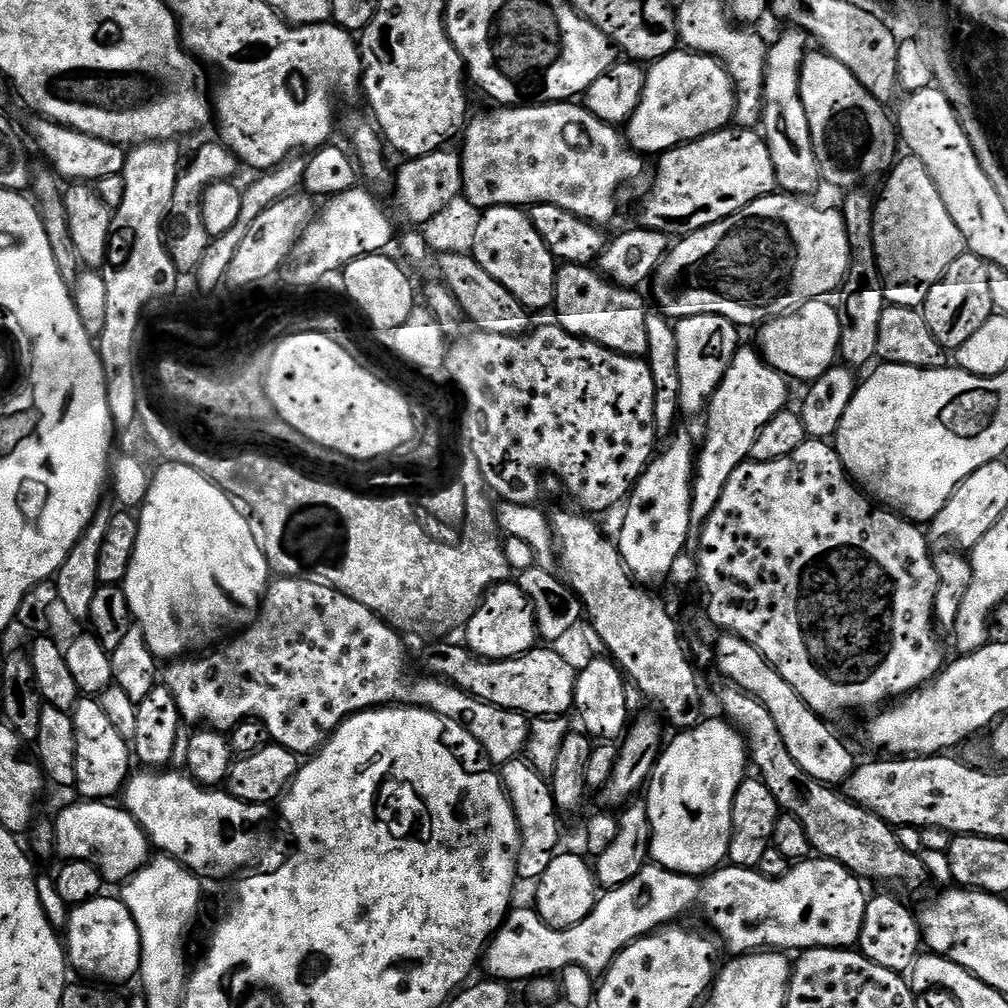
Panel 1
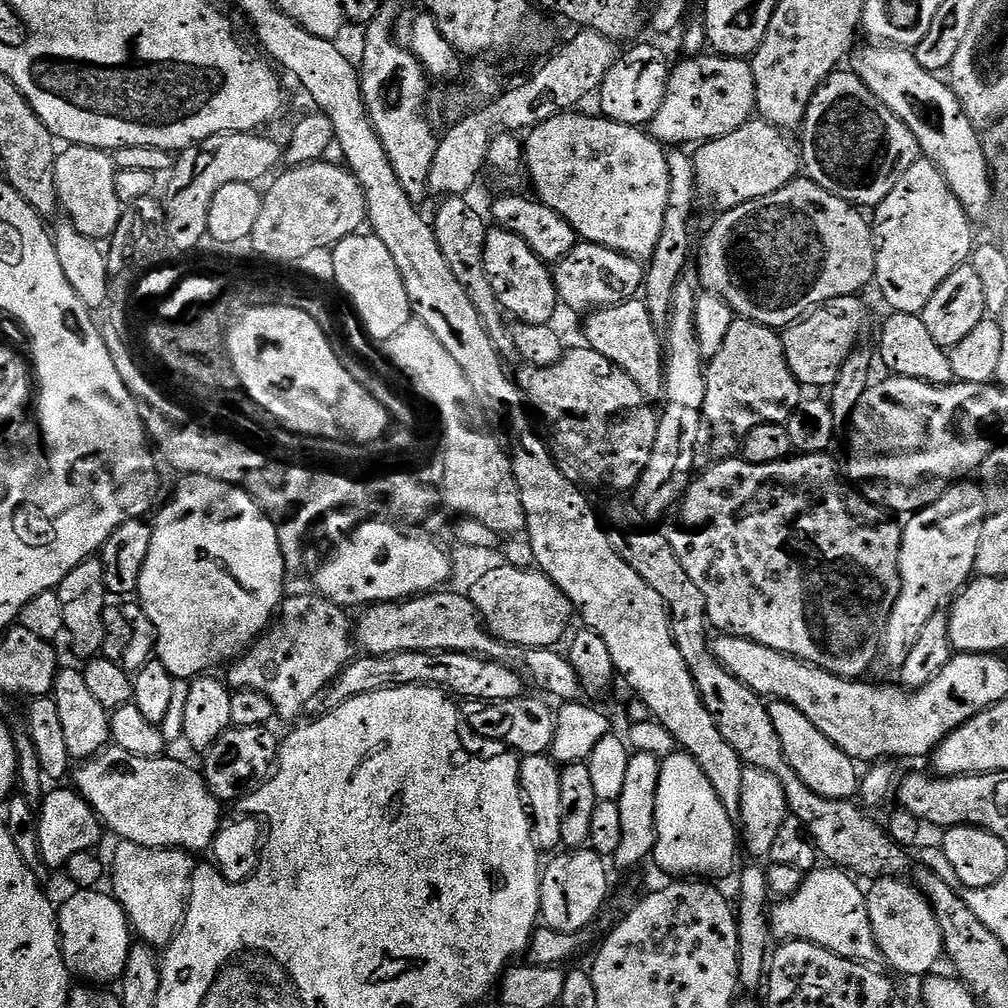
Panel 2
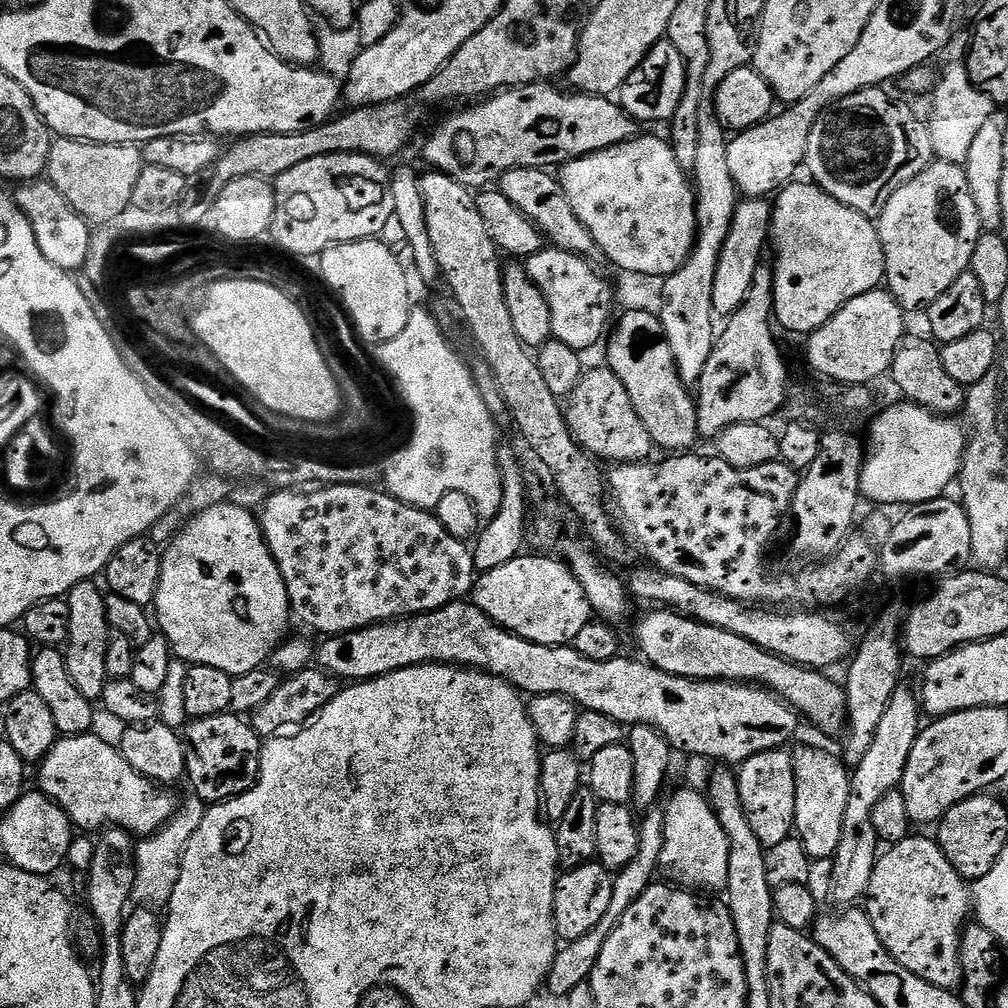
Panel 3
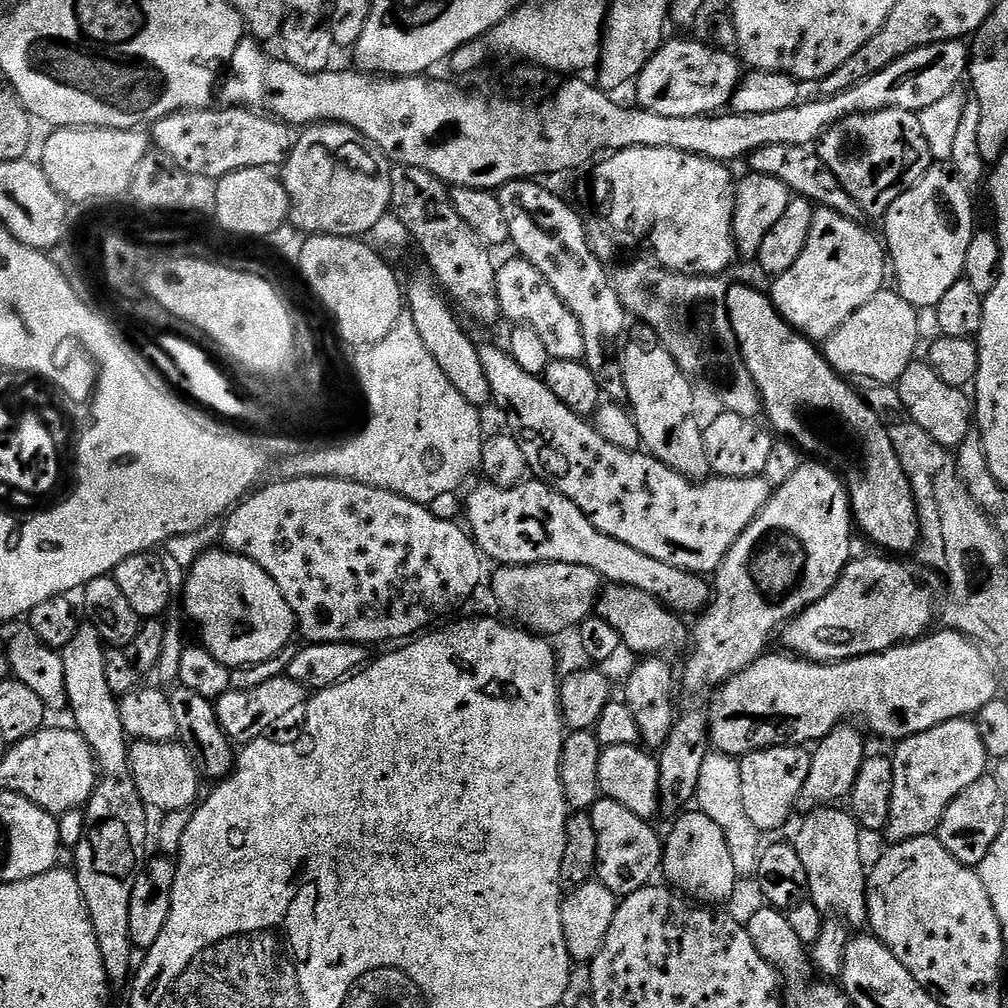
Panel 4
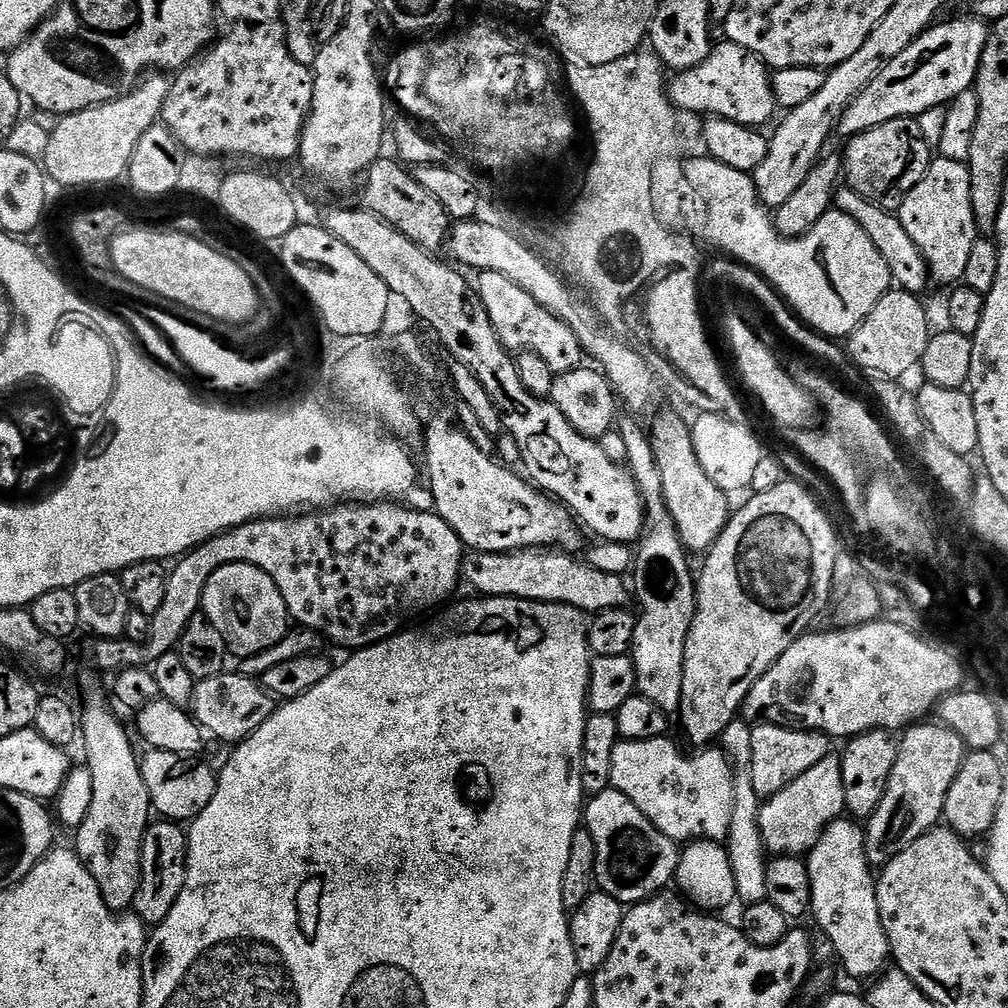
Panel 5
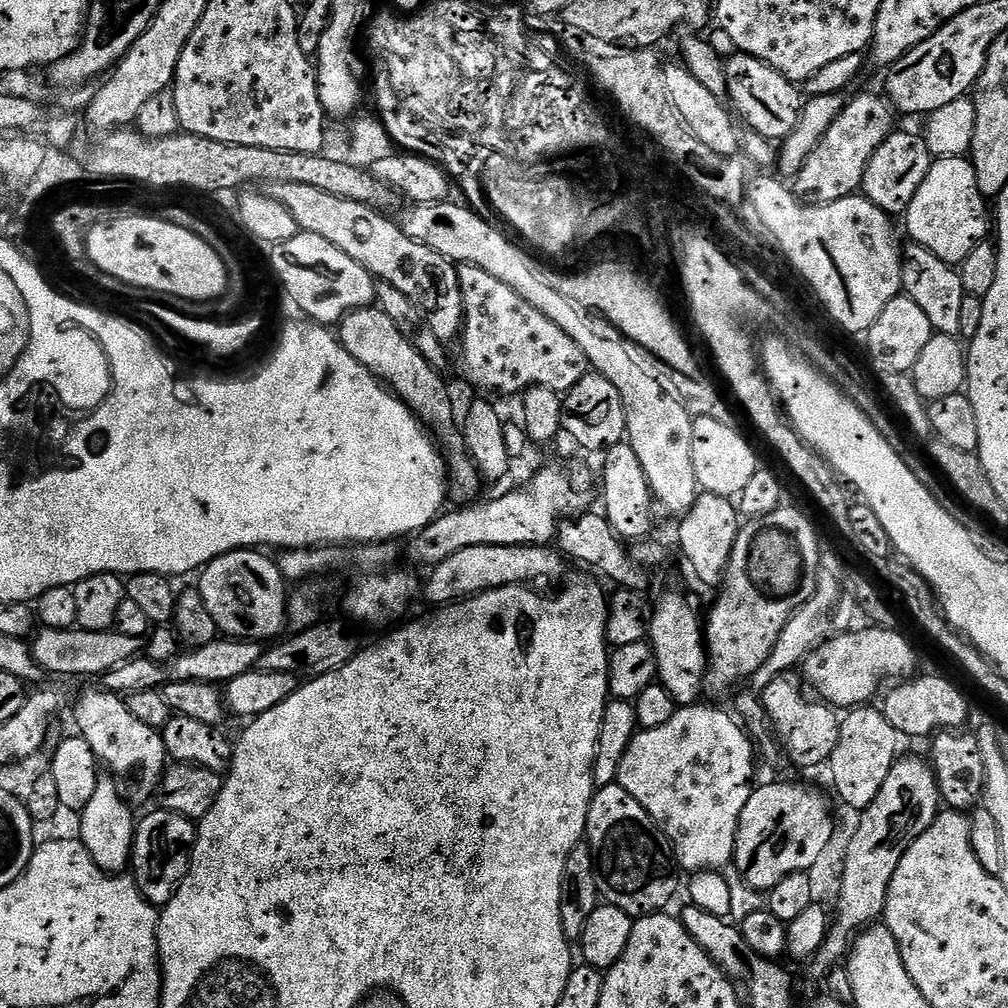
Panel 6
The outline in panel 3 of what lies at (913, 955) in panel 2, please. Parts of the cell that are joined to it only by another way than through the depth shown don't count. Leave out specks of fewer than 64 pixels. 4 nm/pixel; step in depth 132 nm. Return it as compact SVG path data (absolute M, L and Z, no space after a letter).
M909 834L902 842L898 842L897 844L891 845L887 850L881 851L876 865L873 867L873 873L870 874L869 888L866 893L866 901L867 900L866 911L870 922L874 926L874 930L878 934L878 938L882 942L882 946L886 946L886 950L889 954L902 966L906 966L906 970L910 970L910 974L918 974L918 978L922 978L926 982L930 982L939 988L947 988L949 990L955 989L957 985L961 983L960 934L965 927L966 921L969 919L967 916L970 916L970 888L966 881L954 870L954 866L950 866L950 862L942 854L940 845L935 839L929 838L929 840L927 840L924 836Z

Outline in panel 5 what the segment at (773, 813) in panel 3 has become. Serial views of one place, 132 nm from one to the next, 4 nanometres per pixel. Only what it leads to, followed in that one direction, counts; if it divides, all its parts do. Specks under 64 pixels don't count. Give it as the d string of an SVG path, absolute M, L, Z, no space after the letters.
M757 723L753 734L753 784L754 794L759 798L772 797L794 778L802 778L810 766L818 766L822 758L830 755L829 737L821 732L801 732L798 728L784 728L780 724Z

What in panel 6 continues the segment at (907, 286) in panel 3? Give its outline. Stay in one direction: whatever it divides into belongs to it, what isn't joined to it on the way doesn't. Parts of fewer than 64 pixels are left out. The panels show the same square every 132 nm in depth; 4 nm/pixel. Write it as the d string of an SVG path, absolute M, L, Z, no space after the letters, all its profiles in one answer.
M942 156L933 159L914 202L904 213L903 223L908 223L911 243L920 244L942 262L959 266L974 246L985 243L990 236L990 208L986 197L978 190L971 159L963 156Z

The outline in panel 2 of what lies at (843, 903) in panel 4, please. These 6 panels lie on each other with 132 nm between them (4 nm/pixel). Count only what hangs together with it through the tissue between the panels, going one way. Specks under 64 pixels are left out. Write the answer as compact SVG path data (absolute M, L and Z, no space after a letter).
M772 700L768 704L768 713L770 722L782 742L782 750L784 757L788 760L788 765L796 771L798 778L802 778L802 782L814 794L830 800L846 800L857 795L857 761L850 759L842 750L838 750L838 746L834 746L830 738L823 736L818 726L814 726L814 722L806 718L806 714L802 714L800 710L790 706L785 700Z

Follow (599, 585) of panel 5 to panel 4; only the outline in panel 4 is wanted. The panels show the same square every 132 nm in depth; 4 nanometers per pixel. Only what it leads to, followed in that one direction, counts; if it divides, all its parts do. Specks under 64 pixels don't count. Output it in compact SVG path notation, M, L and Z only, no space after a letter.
M608 584L601 591L599 600L596 601L595 615L614 626L621 636L621 642L625 649L637 652L637 657L649 656L667 657L667 652L680 648L689 643L690 628L683 624L677 613L664 607L660 601L650 594L642 594L642 590L634 590L634 586L622 586L621 584Z

